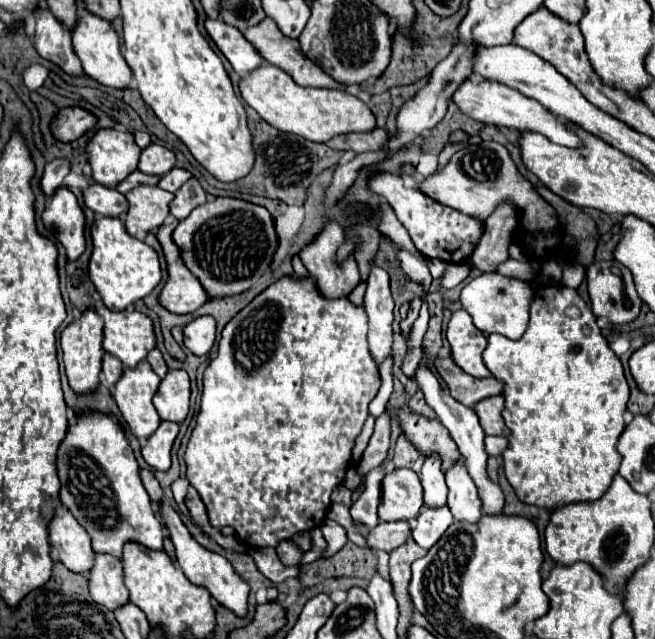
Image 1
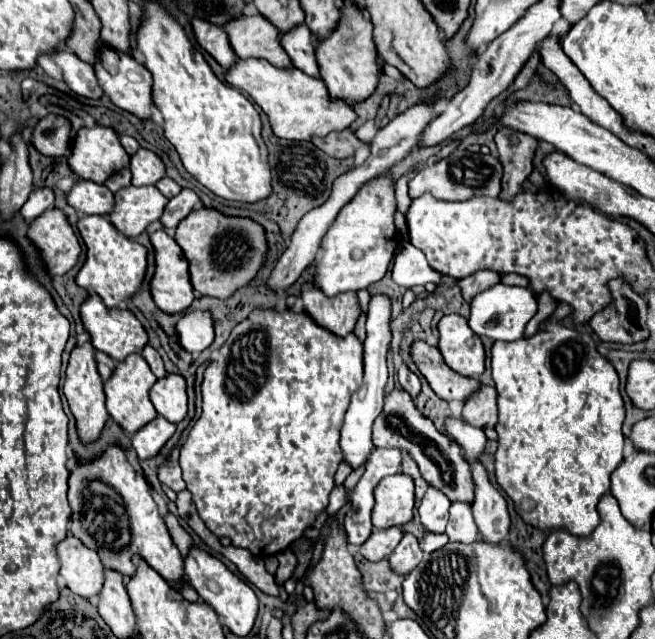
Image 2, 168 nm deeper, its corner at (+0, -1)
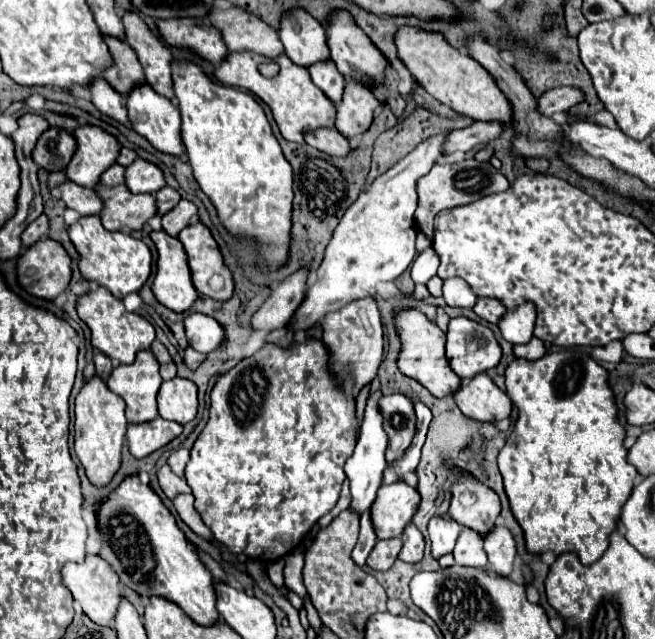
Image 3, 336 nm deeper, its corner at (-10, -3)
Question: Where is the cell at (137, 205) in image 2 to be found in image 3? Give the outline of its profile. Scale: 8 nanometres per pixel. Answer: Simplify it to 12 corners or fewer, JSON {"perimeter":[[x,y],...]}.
{"perimeter":[[94,187],[108,231],[140,231],[158,215],[154,195]]}

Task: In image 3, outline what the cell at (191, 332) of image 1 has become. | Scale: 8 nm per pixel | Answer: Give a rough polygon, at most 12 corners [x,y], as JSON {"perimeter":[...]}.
{"perimeter":[[192,313],[184,321],[190,347],[216,351],[226,329],[214,317]]}

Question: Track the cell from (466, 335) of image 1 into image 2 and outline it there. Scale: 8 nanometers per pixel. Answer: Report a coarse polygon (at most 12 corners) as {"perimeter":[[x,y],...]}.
{"perimeter":[[460,315],[438,323],[438,349],[450,369],[478,377],[480,337]]}

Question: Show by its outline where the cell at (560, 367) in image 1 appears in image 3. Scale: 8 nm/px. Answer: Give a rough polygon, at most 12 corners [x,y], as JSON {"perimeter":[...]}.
{"perimeter":[[582,347],[516,357],[498,467],[532,553],[602,557],[636,467]]}

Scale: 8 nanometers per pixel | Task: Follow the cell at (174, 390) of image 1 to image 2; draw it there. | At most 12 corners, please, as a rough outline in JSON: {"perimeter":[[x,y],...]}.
{"perimeter":[[166,375],[150,389],[158,415],[170,423],[186,417],[182,375]]}

